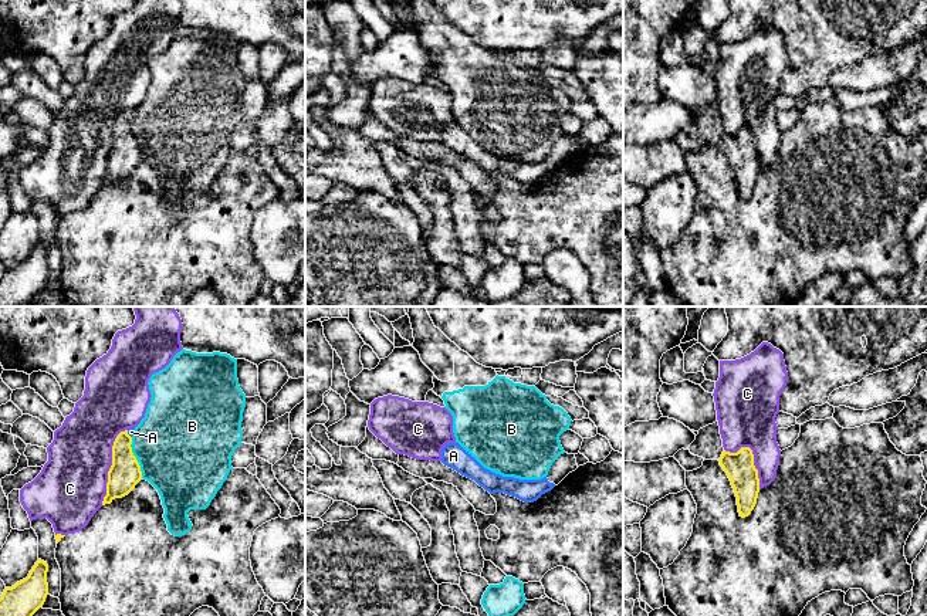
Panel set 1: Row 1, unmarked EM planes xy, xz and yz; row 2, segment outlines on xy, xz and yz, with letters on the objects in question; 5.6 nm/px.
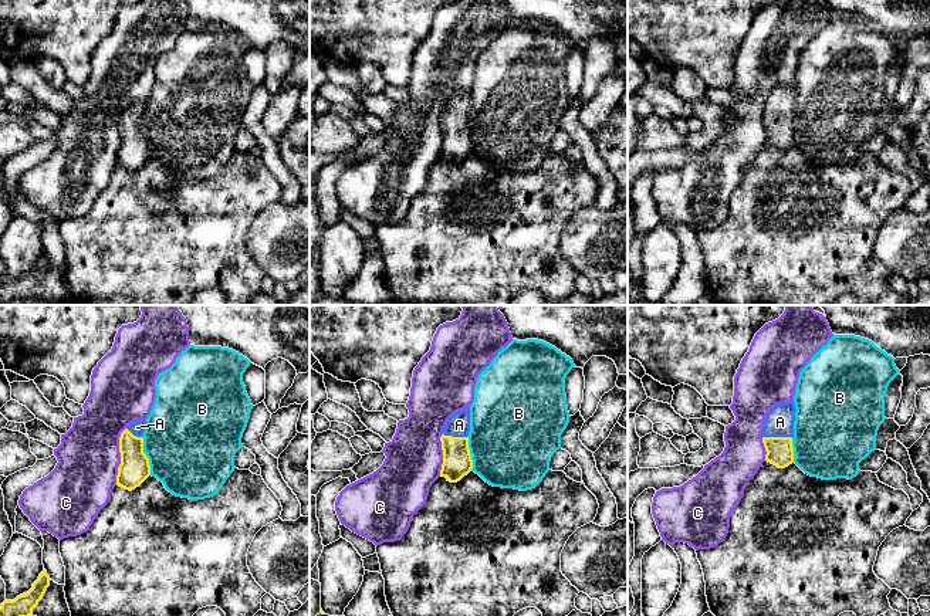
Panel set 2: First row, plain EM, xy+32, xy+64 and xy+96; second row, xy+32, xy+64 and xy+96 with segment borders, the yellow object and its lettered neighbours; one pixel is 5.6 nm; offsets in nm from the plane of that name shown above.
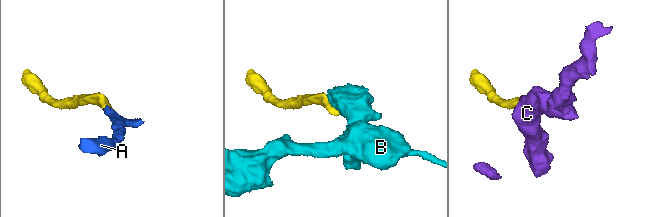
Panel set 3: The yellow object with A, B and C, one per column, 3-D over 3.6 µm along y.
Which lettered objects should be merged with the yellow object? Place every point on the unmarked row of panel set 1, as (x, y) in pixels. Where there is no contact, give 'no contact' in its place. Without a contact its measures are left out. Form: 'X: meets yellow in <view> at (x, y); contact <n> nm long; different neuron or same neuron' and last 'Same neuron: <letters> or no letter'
A: meets yellow in xy at (128, 117); contact 50 nm long; same neuron
B: meets yellow in xy at (135, 139); contact 240 nm long; different neuron
C: meets yellow in xy at (111, 148); contact 460 nm long; different neuron
Same neuron: A

